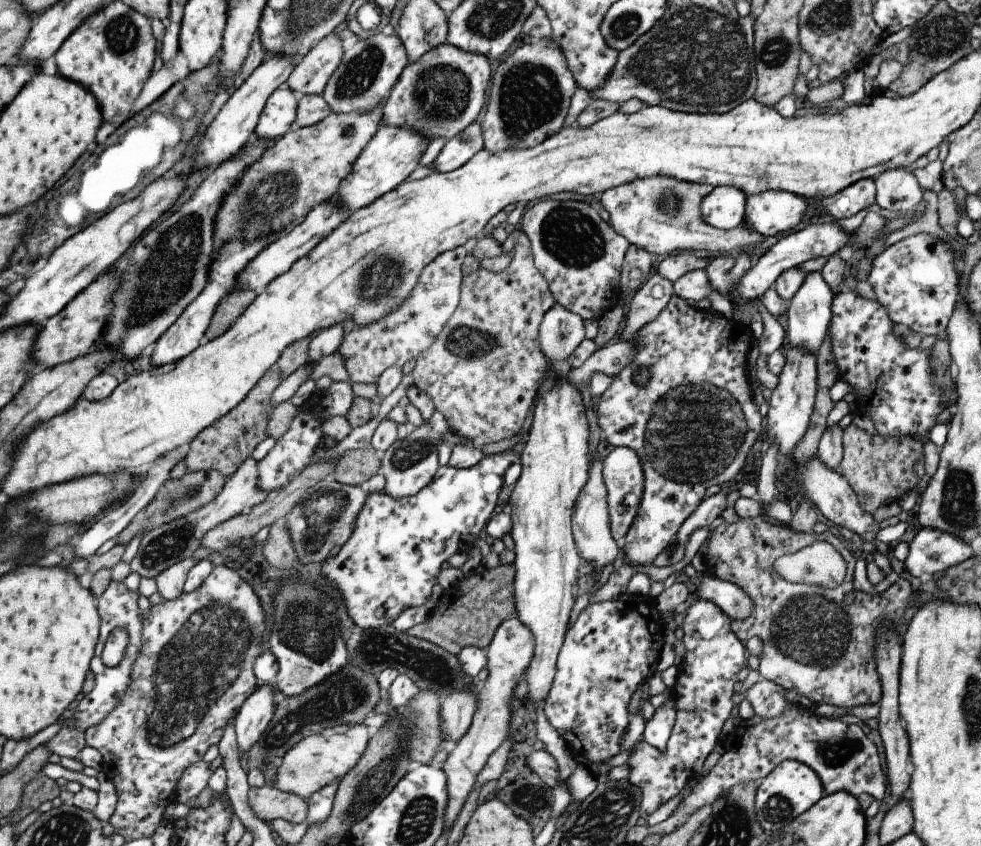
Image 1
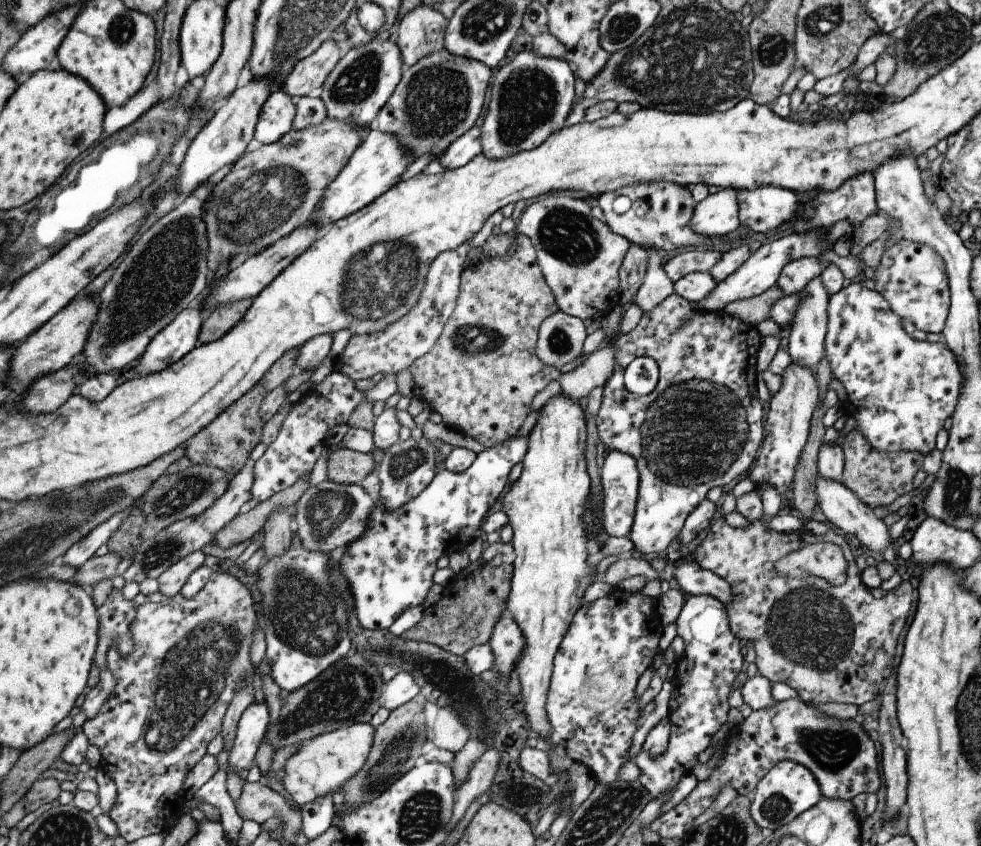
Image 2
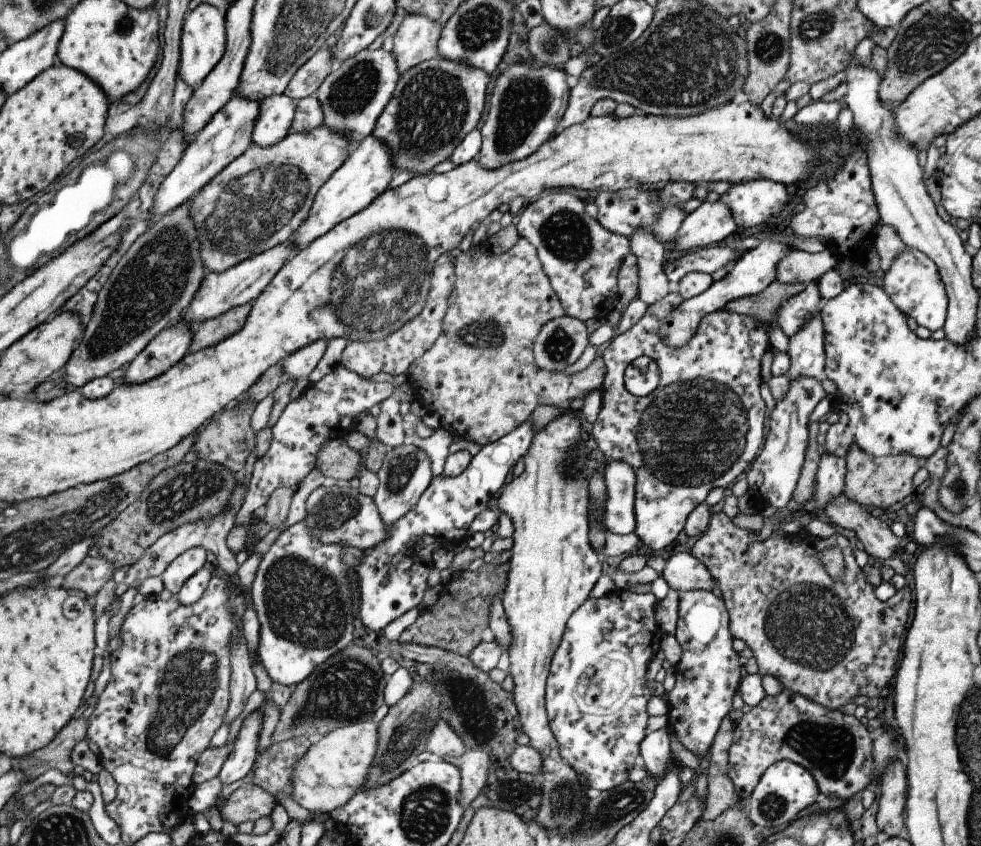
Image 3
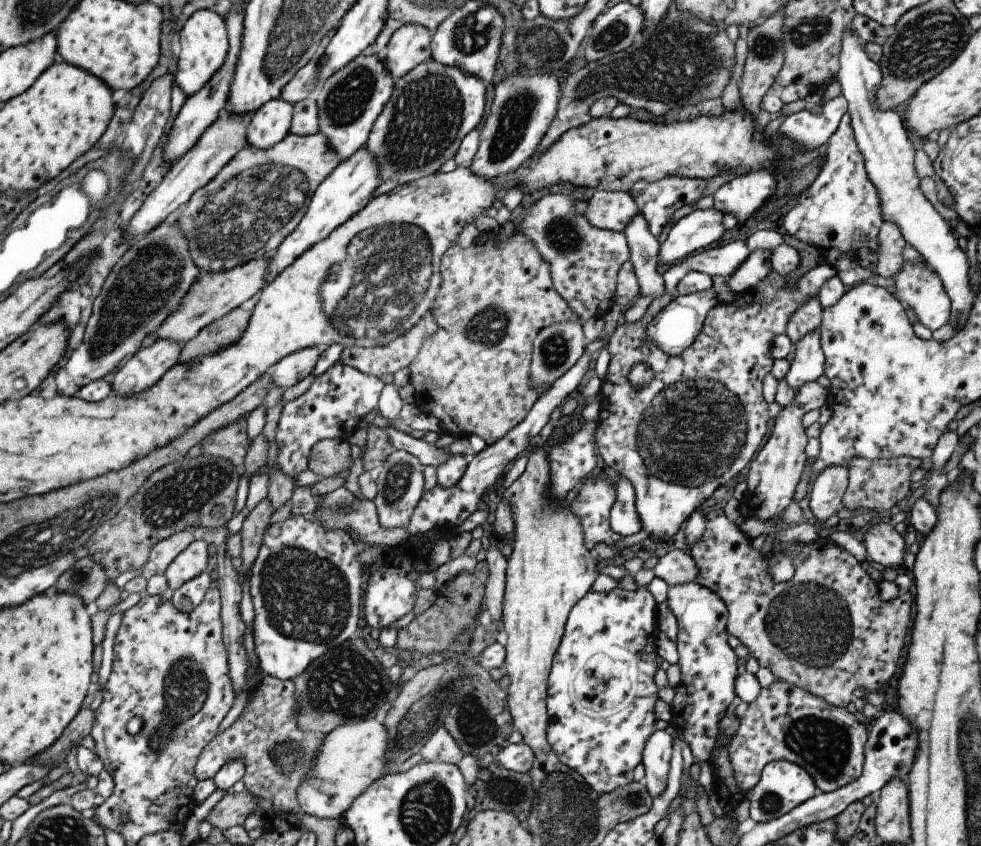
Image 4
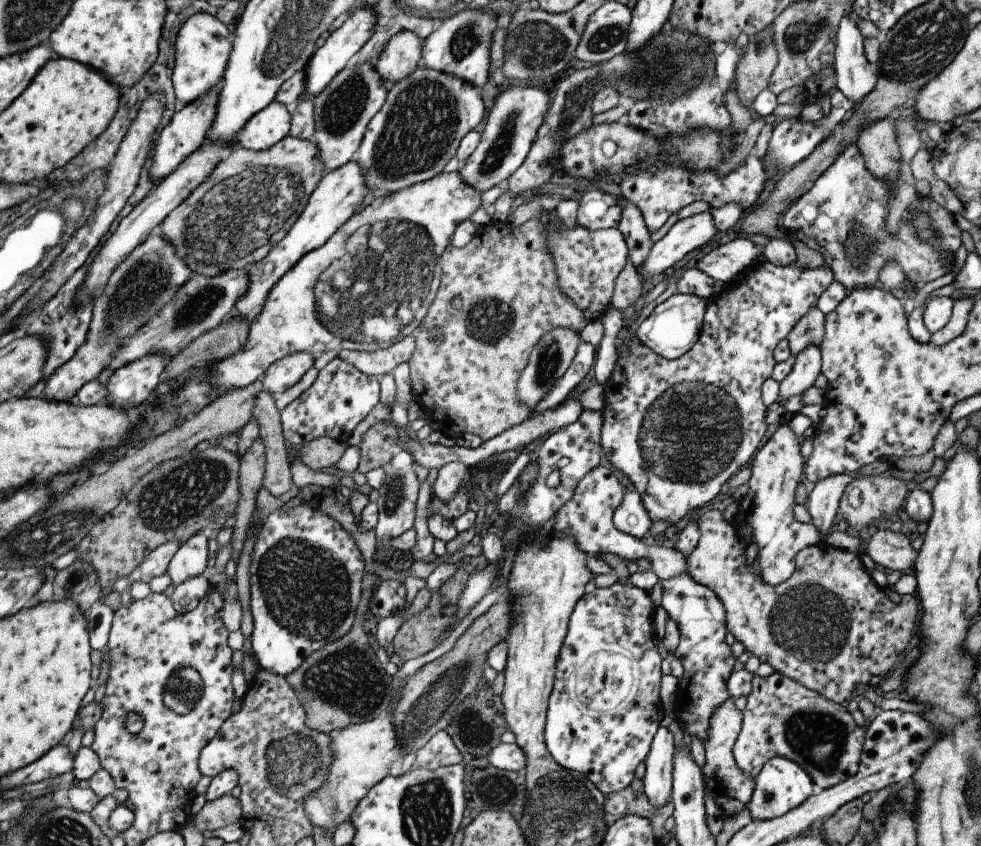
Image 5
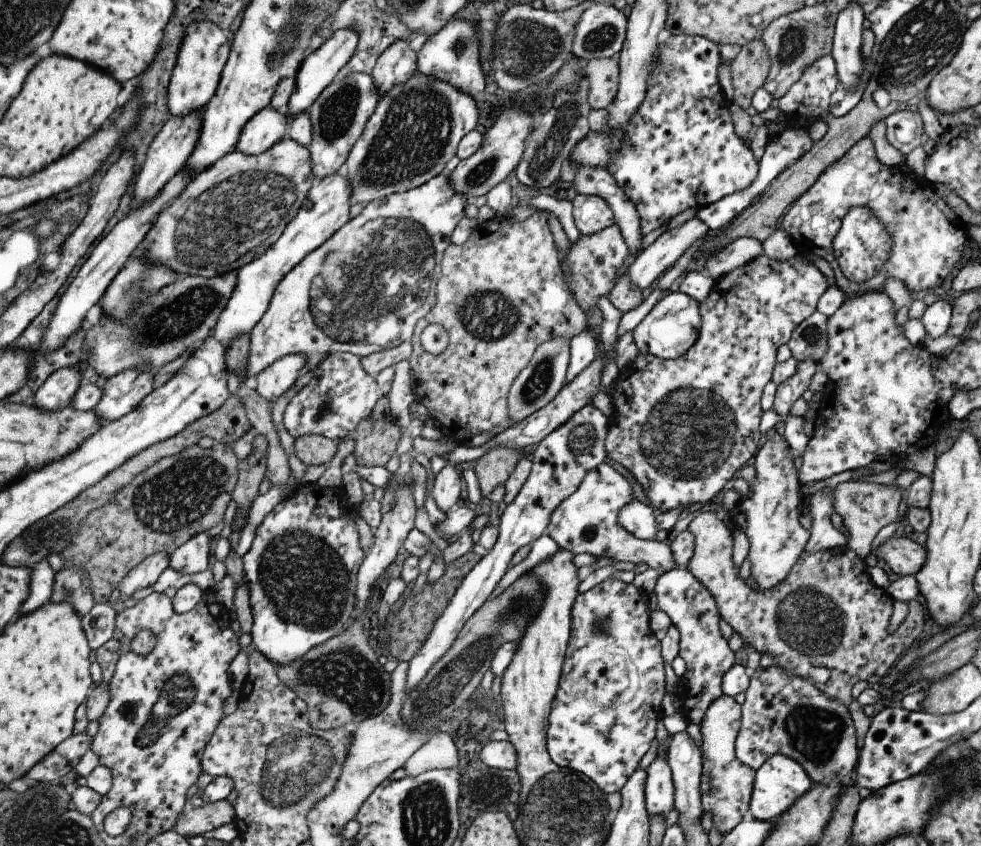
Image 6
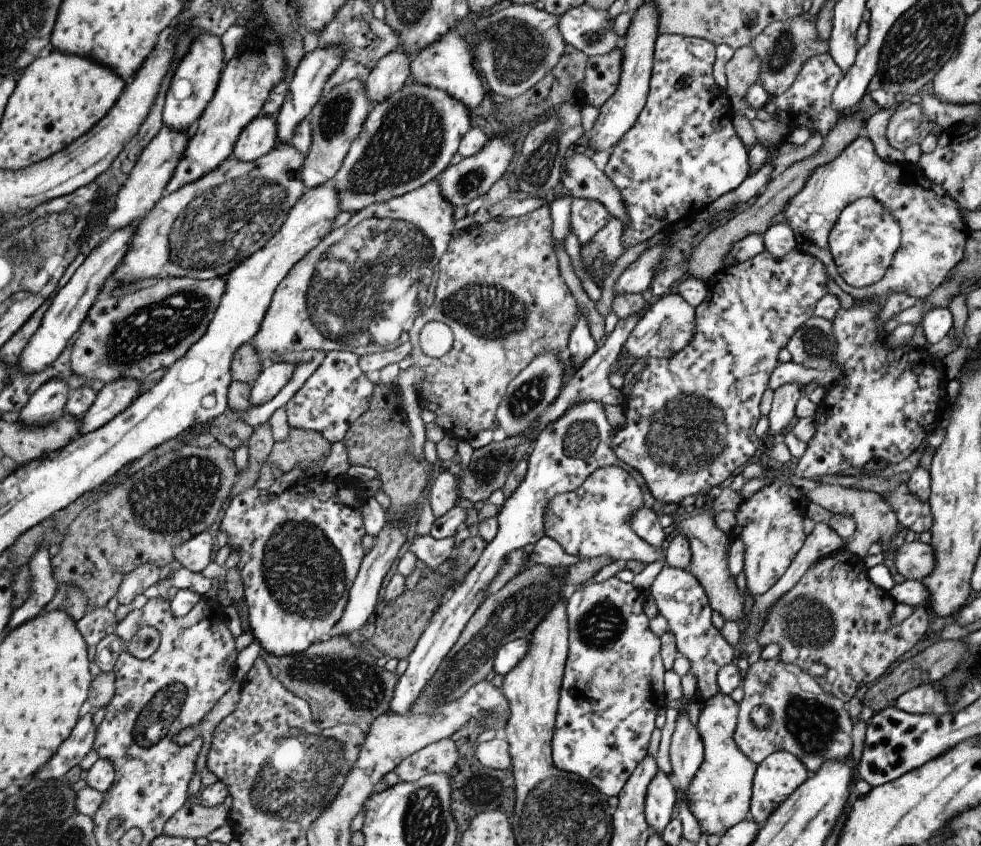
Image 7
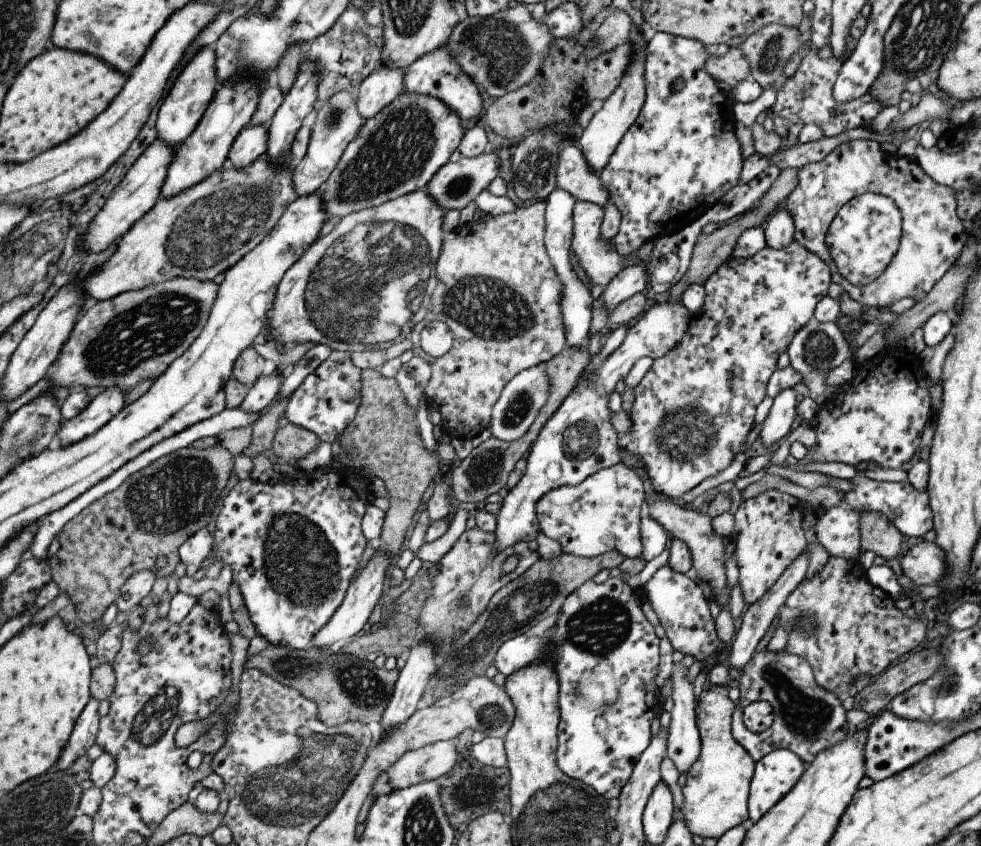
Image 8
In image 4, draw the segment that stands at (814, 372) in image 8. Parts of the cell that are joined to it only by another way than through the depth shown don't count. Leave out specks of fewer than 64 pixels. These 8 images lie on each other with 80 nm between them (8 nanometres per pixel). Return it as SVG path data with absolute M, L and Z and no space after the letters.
M817 295L807 297L789 316L783 334L787 335L792 346L804 335L819 328L822 306Z

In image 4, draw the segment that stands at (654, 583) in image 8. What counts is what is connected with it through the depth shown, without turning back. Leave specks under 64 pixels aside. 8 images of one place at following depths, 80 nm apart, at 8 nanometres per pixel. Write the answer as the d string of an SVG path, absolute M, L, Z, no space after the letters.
M683 583L668 588L665 602L675 615L677 632L674 643L678 652L679 682L673 688L674 696L670 705L668 723L675 728L684 744L689 746L695 762L709 764L710 753L718 735L719 721L724 717L725 710L731 706L731 700L736 699L734 682L737 676L737 663L733 649L727 645L728 632L726 620L728 612L723 601L713 591L693 583Z

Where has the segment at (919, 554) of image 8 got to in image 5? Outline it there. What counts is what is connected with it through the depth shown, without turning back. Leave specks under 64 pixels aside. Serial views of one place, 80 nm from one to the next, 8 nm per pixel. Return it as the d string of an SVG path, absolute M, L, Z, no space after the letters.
M881 525L867 541L863 558L891 571L901 572L912 566L916 556L917 553L911 549L909 540L903 534L891 532Z

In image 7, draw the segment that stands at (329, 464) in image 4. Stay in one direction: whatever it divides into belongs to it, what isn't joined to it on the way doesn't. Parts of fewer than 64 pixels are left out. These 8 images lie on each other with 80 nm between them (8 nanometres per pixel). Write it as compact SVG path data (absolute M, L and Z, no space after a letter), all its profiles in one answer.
M289 428L289 434L283 441L273 442L271 452L266 463L274 468L287 469L299 463L311 464L329 454L331 443L327 442L321 434L311 430Z

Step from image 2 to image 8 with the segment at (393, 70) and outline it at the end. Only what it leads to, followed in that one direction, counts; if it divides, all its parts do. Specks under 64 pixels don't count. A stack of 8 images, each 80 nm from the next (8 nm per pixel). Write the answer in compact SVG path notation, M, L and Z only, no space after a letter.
M346 90L335 92L320 104L319 108L315 110L315 120L310 128L310 139L305 154L293 168L292 185L298 196L319 191L337 162L339 162L345 147L357 134L362 121L363 119L356 107L355 97L351 96Z

